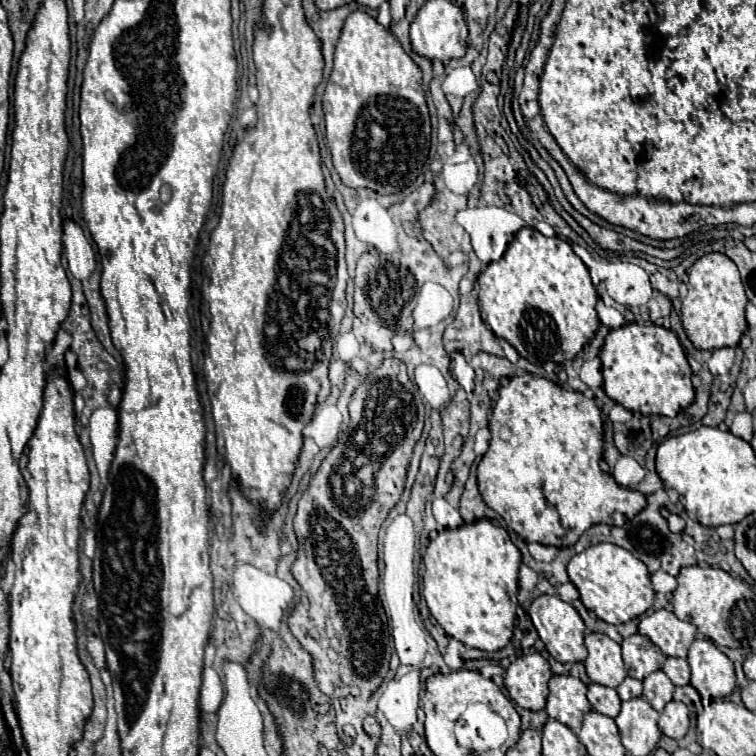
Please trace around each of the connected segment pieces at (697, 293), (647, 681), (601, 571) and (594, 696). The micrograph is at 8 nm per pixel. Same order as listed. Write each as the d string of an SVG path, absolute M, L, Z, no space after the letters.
M707 253L689 269L687 295L681 299L681 325L697 349L737 347L741 335L747 331L745 305L747 295L737 265L723 253Z
M655 671L643 679L643 693L641 697L657 711L663 711L663 707L673 697L673 683L663 671Z
M597 543L577 553L569 565L569 579L581 595L581 603L595 611L595 615L611 625L627 623L641 617L655 599L655 591L649 579L649 571L643 561L633 557L627 549L613 543Z
M591 683L589 691L587 691L587 699L595 711L599 711L607 717L617 717L617 713L621 711L621 699L619 699L617 691L611 687Z

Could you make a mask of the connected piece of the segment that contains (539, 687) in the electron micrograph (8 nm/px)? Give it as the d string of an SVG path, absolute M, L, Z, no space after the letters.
M539 653L518 657L505 671L505 689L509 697L523 709L539 711L545 709L549 695L547 681L551 679L551 667Z

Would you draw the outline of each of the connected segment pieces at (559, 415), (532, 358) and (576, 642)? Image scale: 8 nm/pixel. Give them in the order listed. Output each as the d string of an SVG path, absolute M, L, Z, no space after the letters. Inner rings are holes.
M531 373L511 377L499 389L499 399L493 407L489 429L489 449L477 465L479 493L483 501L505 519L507 527L525 541L555 545L559 549L571 547L591 525L625 525L647 505L643 493L619 487L609 473L601 471L599 461L603 451L603 417L597 403L587 399L583 393L567 391L553 381L535 377ZM501 425L509 425L511 439L503 441L499 437Z
M523 227L511 241L507 253L497 263L487 265L487 269L479 275L479 285L479 307L483 309L491 331L497 337L509 341L519 351L519 355L533 365L575 359L575 355L599 329L599 317L595 313L597 291L591 283L585 263L575 255L567 241L561 241L559 237L543 237L533 227Z
M541 595L531 603L529 609L531 621L541 637L541 641L545 643L547 651L551 653L553 659L557 659L559 663L577 663L577 661L585 661L587 657L587 649L583 645L583 635L585 635L585 625L583 619L579 617L577 609L571 603L561 601L559 597L551 597L551 595Z

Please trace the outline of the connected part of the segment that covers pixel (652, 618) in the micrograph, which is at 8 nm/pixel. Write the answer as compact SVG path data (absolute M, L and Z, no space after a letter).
M659 609L639 621L639 633L647 635L665 655L687 657L687 651L697 637L697 627L677 619L675 613L667 609Z

